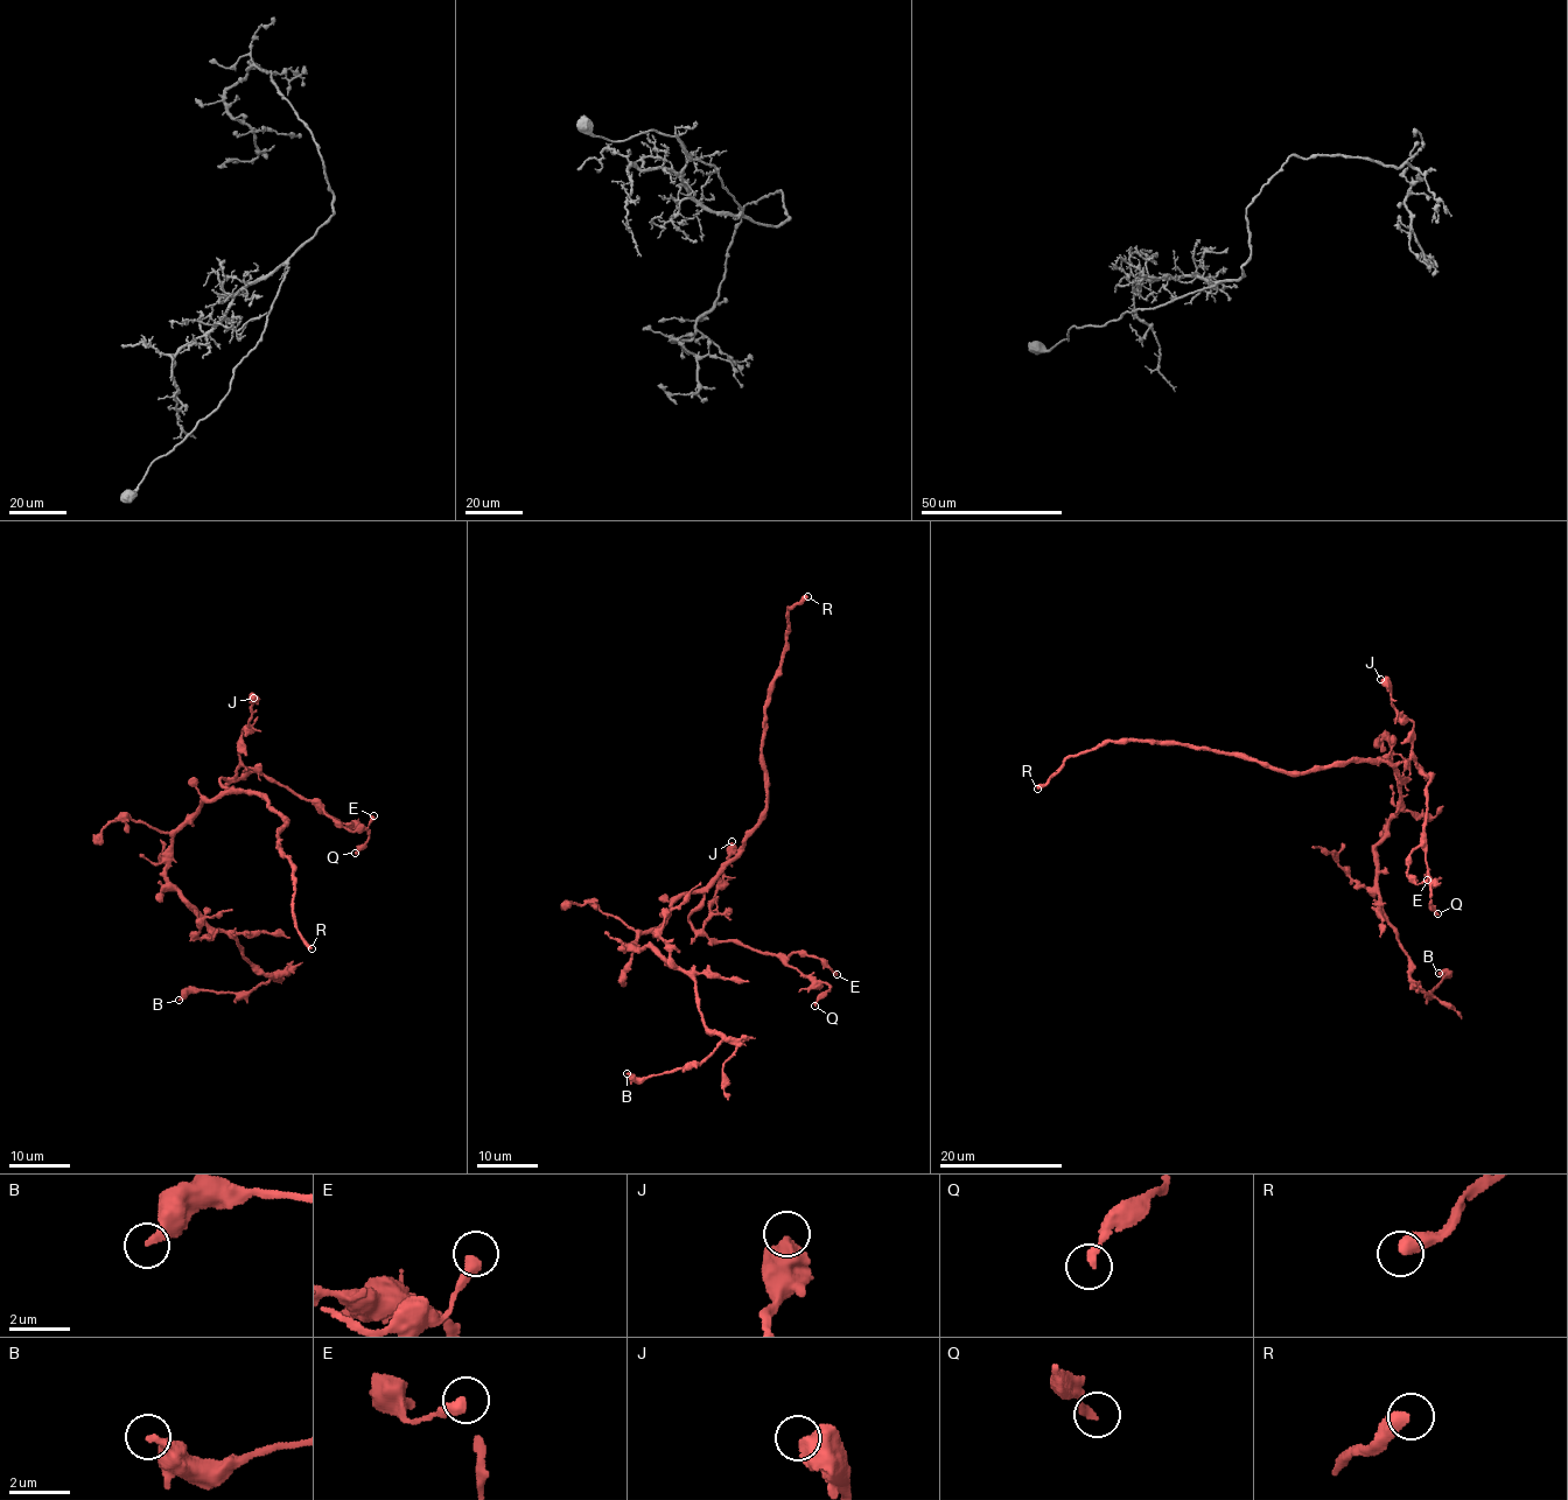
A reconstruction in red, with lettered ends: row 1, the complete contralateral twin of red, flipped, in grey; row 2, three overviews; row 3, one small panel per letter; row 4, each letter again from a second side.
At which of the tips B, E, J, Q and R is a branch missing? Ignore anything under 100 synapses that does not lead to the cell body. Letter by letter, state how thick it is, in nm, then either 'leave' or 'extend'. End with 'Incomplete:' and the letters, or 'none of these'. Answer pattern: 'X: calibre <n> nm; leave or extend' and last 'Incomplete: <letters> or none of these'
B: calibre 280 nm; leave
E: calibre 400 nm; leave
J: calibre 650 nm; leave
Q: calibre 220 nm; leave
R: calibre 460 nm; extend
Incomplete: R

